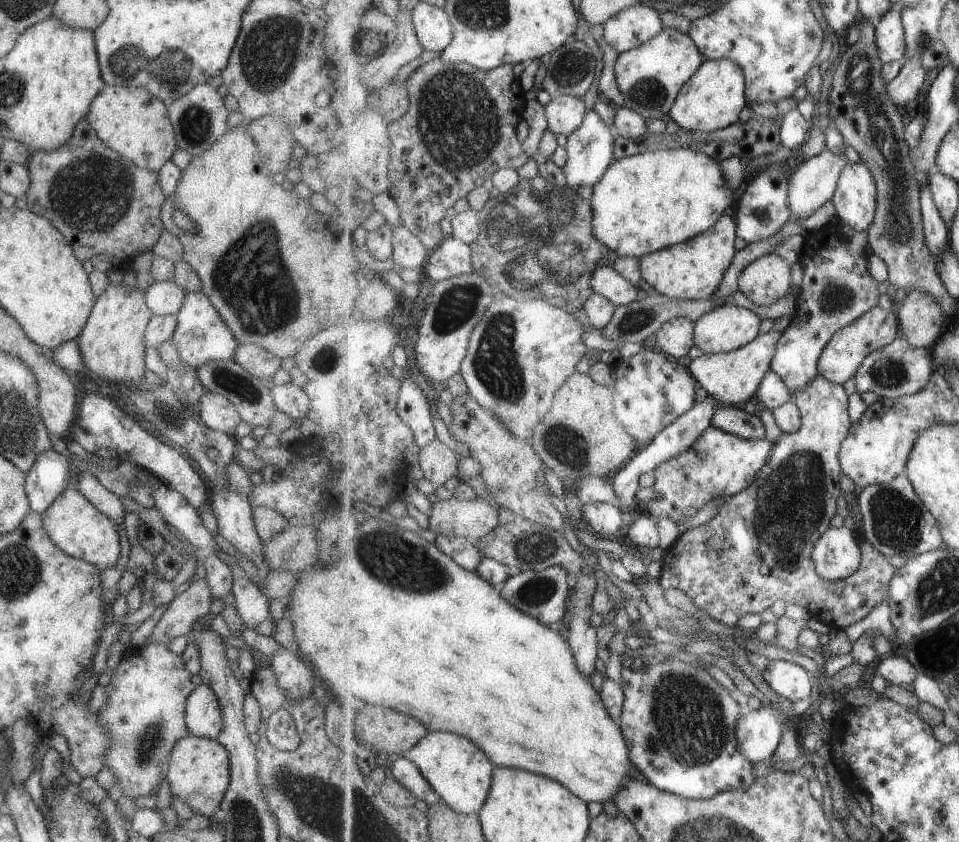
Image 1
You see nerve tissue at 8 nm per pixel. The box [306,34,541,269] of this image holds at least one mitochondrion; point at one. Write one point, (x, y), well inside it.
(458, 123)

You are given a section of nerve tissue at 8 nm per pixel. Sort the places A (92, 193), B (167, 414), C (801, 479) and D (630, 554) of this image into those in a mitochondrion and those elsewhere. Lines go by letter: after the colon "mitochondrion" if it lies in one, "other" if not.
A: mitochondrion
B: mitochondrion
C: mitochondrion
D: other

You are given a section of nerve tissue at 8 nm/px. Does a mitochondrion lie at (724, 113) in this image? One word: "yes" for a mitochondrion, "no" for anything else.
no

